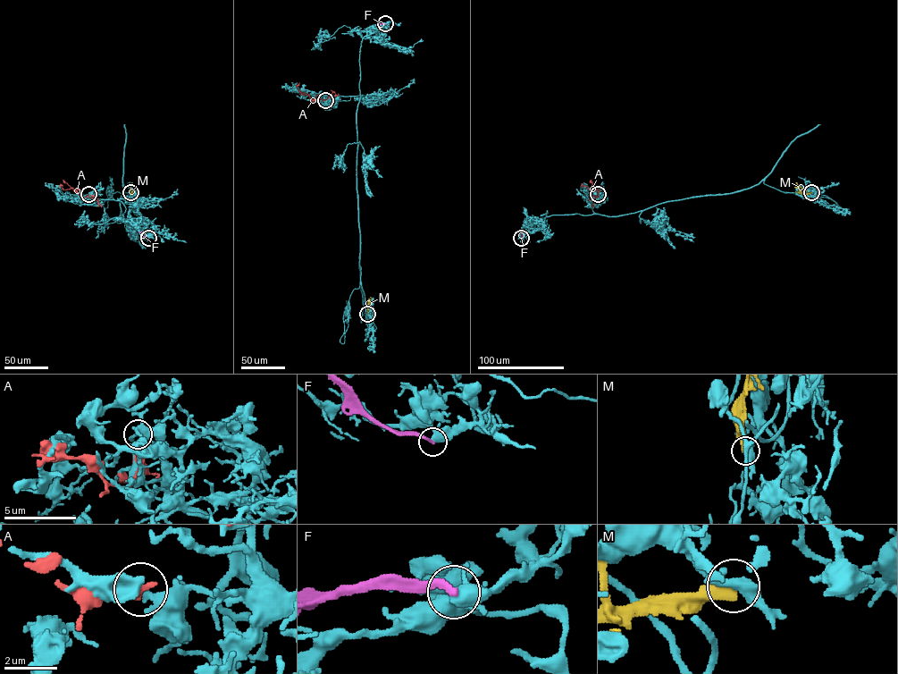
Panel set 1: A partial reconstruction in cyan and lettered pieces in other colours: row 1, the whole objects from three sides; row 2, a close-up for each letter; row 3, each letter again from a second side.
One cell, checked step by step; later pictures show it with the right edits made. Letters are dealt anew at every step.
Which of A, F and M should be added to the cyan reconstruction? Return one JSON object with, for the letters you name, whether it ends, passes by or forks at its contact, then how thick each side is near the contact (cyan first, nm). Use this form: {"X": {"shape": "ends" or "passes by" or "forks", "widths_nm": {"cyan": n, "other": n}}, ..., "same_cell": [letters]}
{"same_cell": []}

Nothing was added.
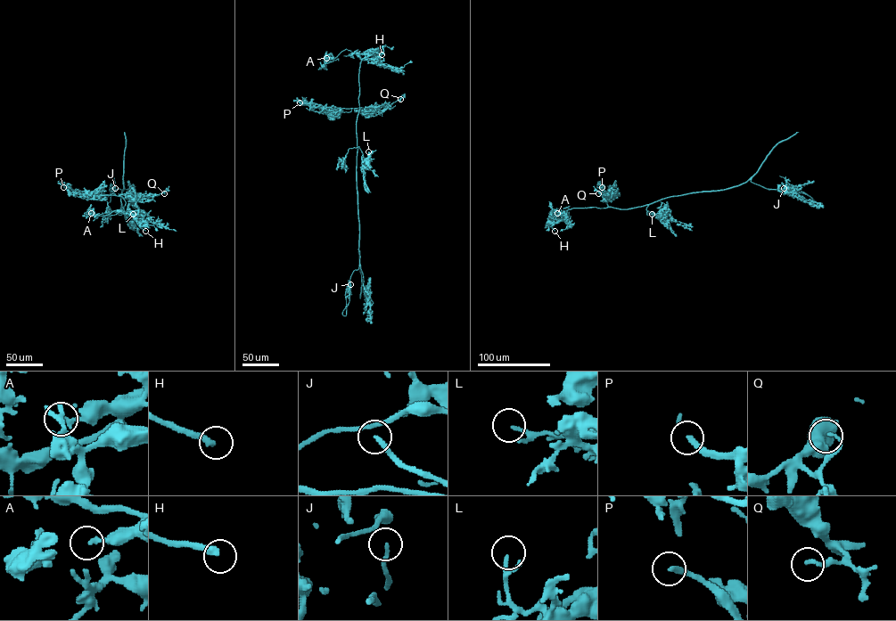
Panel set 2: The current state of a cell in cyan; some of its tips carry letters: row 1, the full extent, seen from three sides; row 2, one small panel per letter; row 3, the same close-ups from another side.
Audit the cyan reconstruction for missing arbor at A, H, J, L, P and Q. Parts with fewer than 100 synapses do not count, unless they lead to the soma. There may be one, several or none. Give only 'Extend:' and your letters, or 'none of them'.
Extend: H, J, P

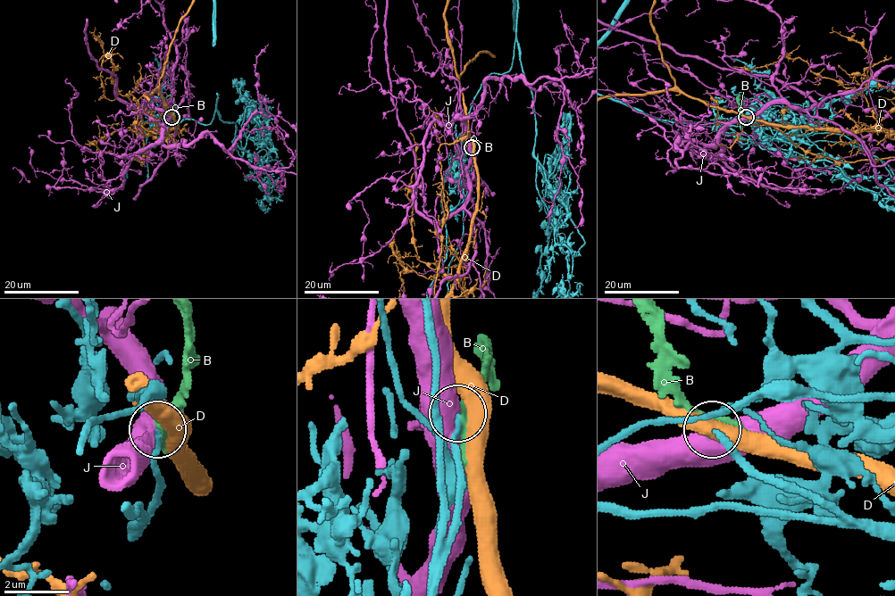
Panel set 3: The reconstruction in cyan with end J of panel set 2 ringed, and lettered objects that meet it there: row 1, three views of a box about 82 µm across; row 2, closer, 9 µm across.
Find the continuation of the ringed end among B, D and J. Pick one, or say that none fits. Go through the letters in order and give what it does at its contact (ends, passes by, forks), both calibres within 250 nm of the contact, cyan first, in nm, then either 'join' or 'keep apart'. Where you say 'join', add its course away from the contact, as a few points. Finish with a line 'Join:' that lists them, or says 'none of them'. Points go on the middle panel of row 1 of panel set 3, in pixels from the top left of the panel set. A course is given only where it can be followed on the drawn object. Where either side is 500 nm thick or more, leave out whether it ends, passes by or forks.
B: it passes by; 140 nm thick on the cyan side, 380 nm on the other; keep apart
D: it passes by; 140 nm thick on the cyan side, 480 nm on the other; keep apart
J: 150 nm thick on the cyan side, 700 nm on the other; keep apart
Join: none of them

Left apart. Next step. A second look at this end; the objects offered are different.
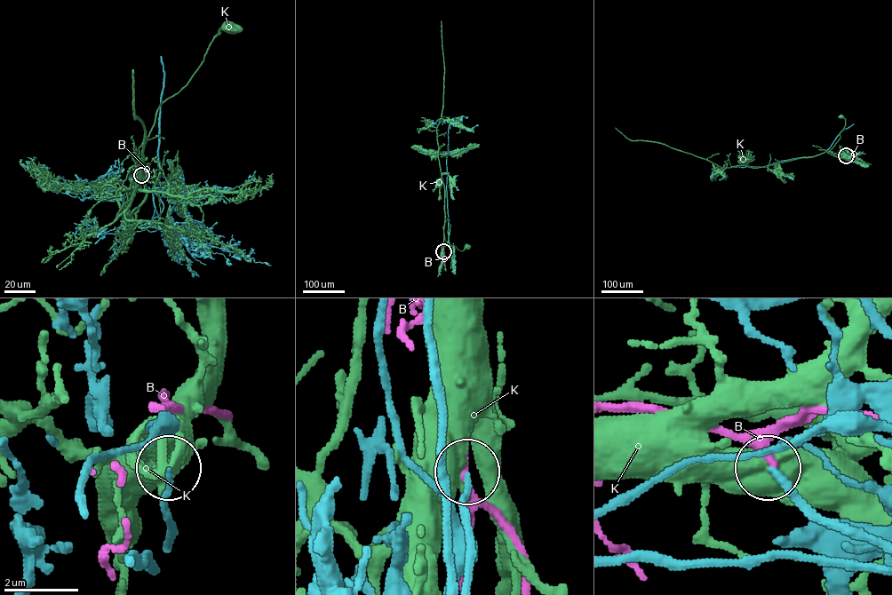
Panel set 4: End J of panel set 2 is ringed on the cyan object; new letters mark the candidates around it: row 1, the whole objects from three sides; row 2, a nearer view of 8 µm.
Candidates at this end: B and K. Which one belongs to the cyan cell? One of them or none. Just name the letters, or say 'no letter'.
B

